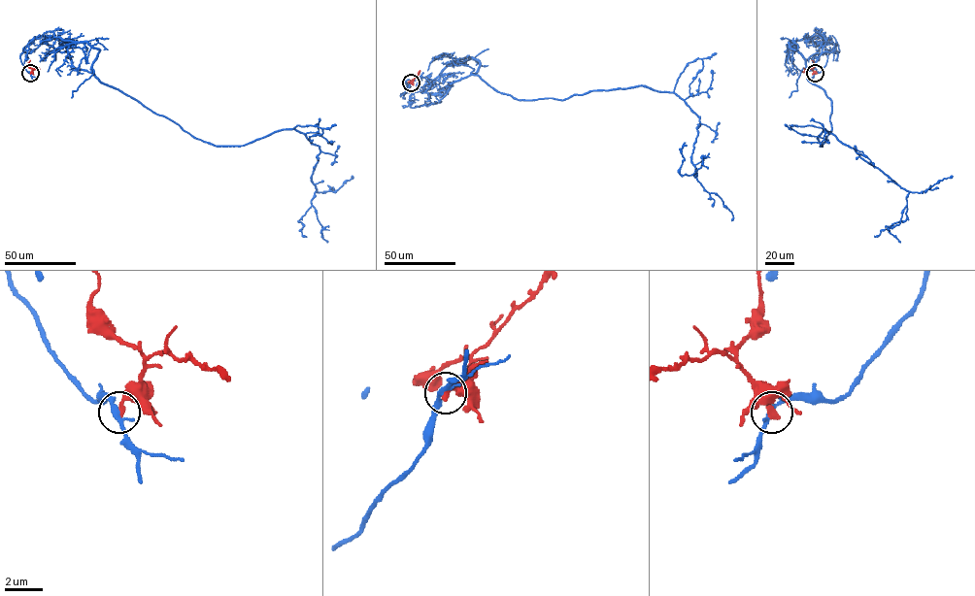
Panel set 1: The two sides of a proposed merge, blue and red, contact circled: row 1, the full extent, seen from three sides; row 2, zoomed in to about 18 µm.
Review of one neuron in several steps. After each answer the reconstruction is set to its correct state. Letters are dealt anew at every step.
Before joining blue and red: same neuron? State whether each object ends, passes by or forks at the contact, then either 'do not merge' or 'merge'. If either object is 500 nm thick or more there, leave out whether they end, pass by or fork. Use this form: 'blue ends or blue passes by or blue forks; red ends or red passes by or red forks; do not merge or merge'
blue passes by; red ends; do not merge

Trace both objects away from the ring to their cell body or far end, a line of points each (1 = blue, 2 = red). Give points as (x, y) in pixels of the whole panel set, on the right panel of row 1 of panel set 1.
1: (815, 73), (823, 40), (789, 42), (831, 101), (821, 146), (824, 129), (908, 191), (907, 218), (874, 236)
2: (815, 73), (811, 69), (802, 71)

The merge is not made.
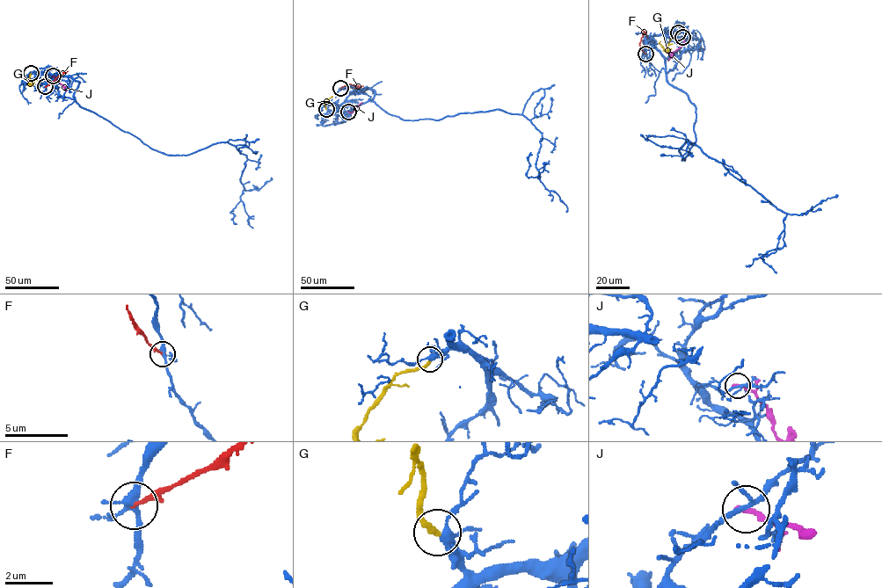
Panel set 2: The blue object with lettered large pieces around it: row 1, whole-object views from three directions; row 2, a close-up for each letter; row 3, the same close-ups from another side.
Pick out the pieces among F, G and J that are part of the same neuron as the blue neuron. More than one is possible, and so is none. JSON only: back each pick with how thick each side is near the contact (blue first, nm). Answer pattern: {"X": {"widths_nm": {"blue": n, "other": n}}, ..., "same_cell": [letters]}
{"G": {"widths_nm": {"blue": 280, "other": 260}}, "same_cell": ["G"]}

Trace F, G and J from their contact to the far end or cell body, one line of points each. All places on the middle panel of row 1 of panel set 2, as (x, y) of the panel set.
F: (340, 88), (350, 83), (358, 86), (354, 89)
G: (326, 109), (324, 102), (331, 97)
J: (348, 112), (352, 112), (362, 102)

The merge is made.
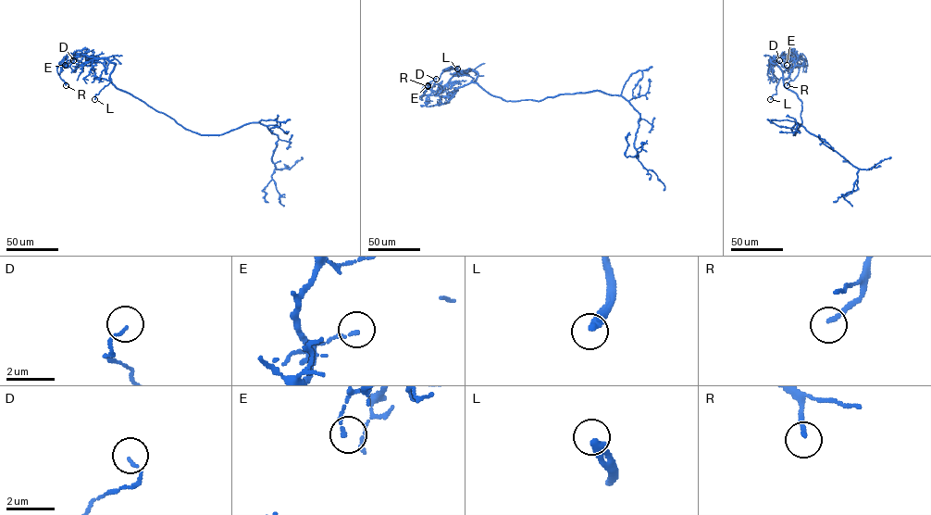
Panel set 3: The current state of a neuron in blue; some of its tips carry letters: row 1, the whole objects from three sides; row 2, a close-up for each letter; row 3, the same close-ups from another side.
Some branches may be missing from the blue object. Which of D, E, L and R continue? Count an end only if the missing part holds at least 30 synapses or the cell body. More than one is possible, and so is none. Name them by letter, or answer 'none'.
L, R

